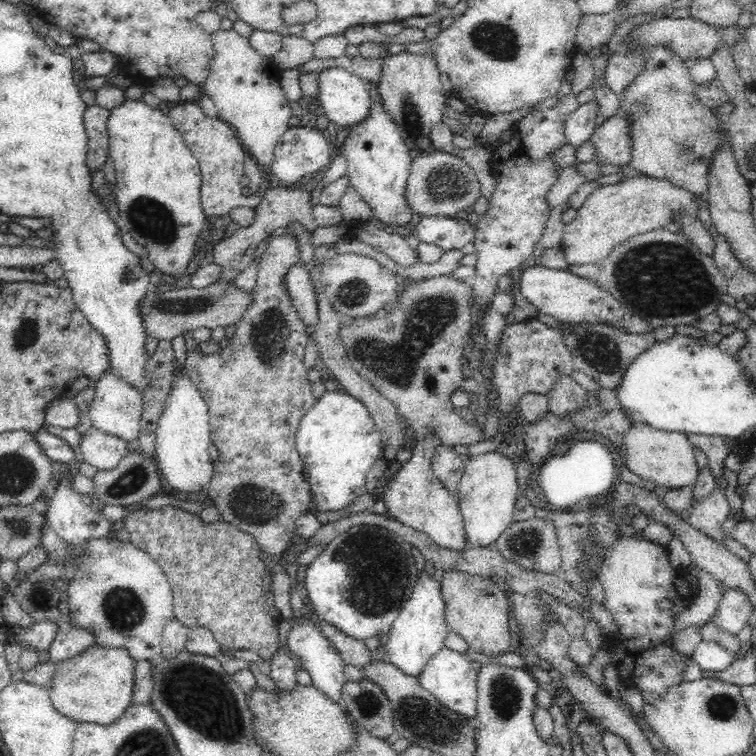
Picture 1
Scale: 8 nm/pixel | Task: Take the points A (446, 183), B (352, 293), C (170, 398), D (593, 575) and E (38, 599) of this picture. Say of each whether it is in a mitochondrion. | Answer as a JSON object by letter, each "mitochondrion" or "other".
{"A":"mitochondrion","B":"mitochondrion","C":"other","D":"other","E":"mitochondrion"}

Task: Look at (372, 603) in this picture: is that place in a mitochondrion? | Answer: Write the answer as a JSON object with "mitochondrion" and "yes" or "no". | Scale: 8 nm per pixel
{"mitochondrion":"yes"}

